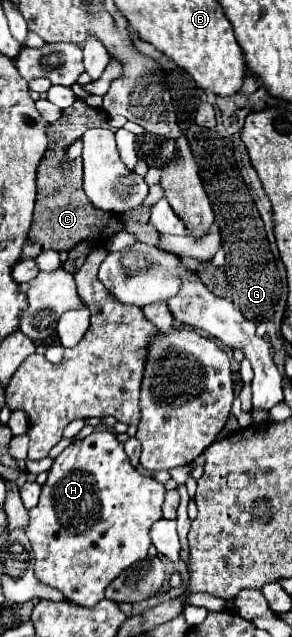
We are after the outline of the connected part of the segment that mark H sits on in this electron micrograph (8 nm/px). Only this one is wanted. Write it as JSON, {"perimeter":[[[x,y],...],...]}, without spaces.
{"perimeter":[[[94,430],[90,436],[82,438],[82,440],[76,440],[74,444],[70,444],[68,448],[64,448],[64,452],[54,460],[50,472],[48,472],[48,480],[46,484],[42,486],[42,496],[40,496],[40,502],[36,508],[30,510],[30,522],[28,522],[28,528],[26,528],[26,536],[32,544],[32,552],[34,552],[34,572],[36,572],[36,578],[40,578],[44,584],[60,590],[64,594],[64,598],[72,604],[78,604],[78,606],[94,606],[96,602],[100,602],[104,598],[104,590],[106,586],[124,570],[128,568],[130,564],[134,564],[136,560],[142,560],[146,558],[148,554],[148,548],[150,548],[150,526],[162,518],[162,512],[160,512],[160,506],[164,502],[164,484],[148,478],[148,476],[142,476],[128,460],[126,452],[124,452],[124,446],[122,442],[118,442],[116,434],[108,432],[108,430]]]}

